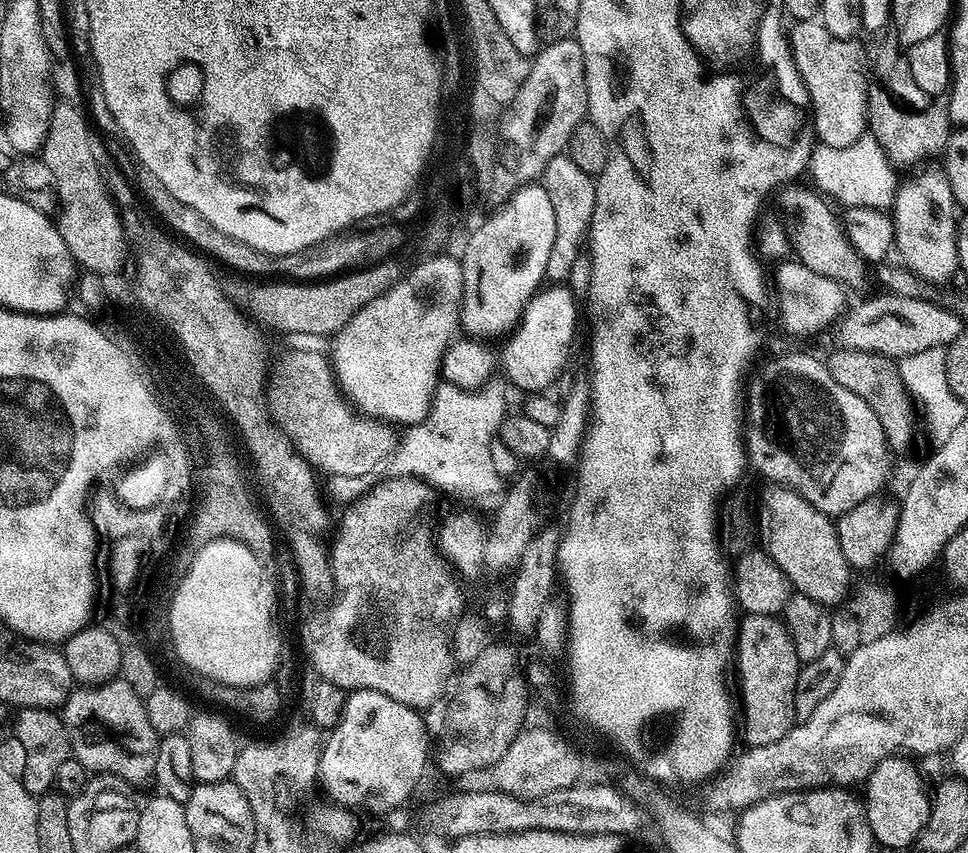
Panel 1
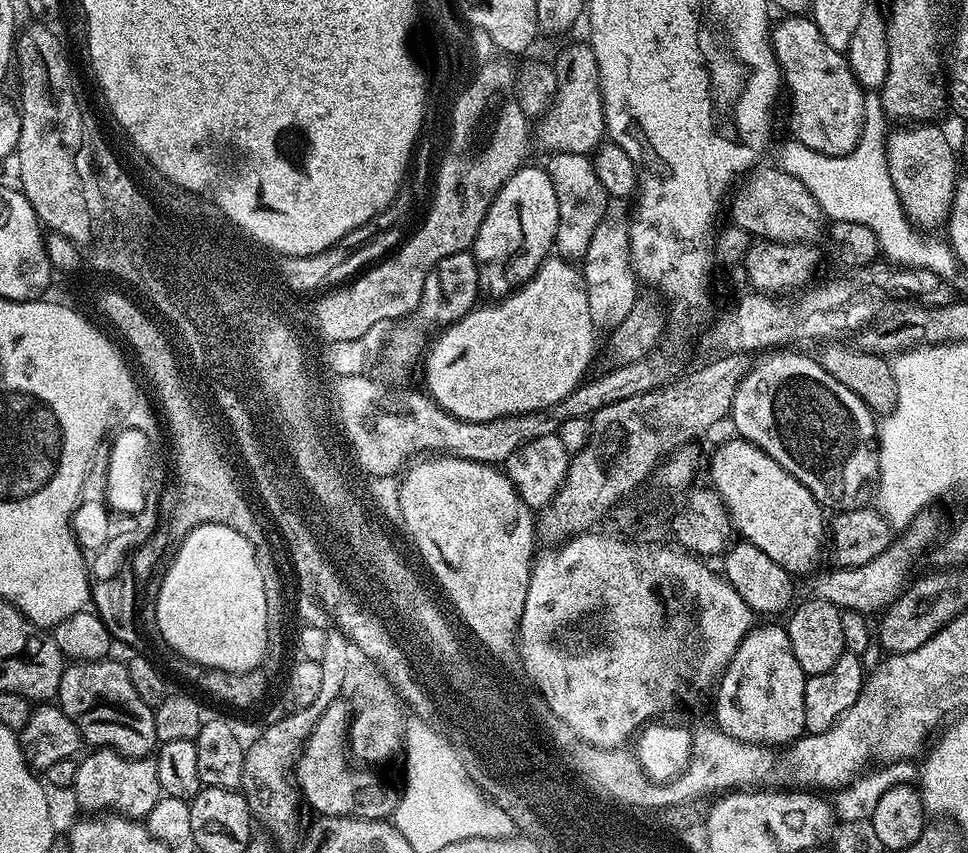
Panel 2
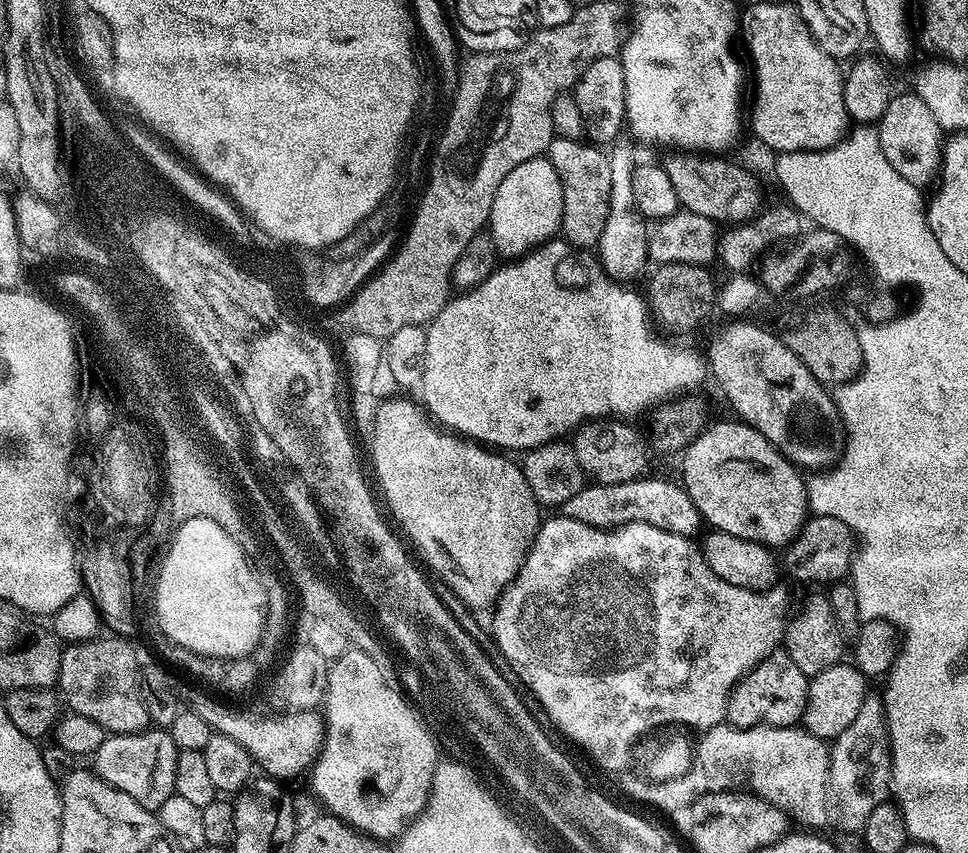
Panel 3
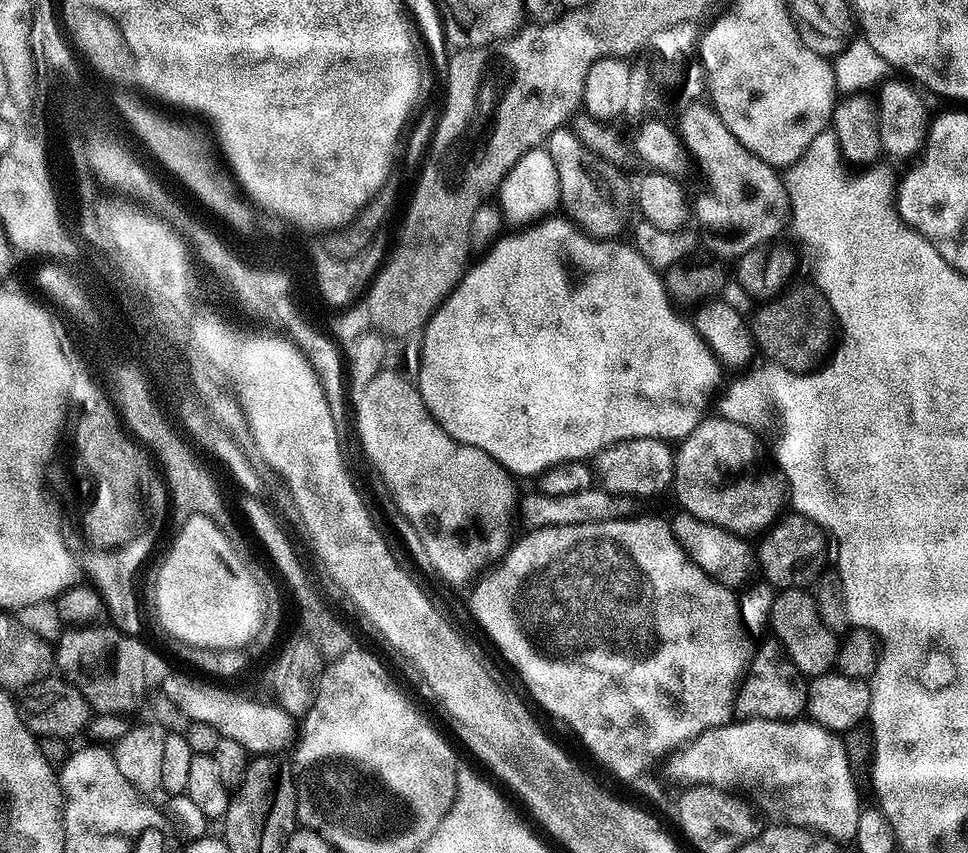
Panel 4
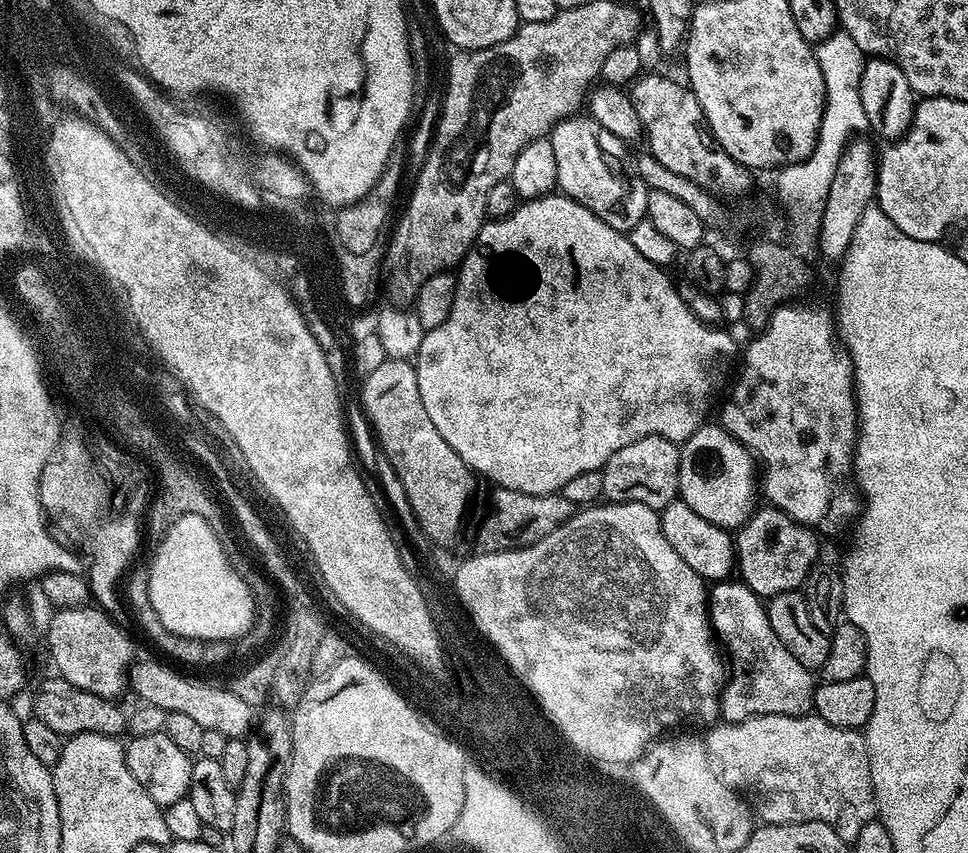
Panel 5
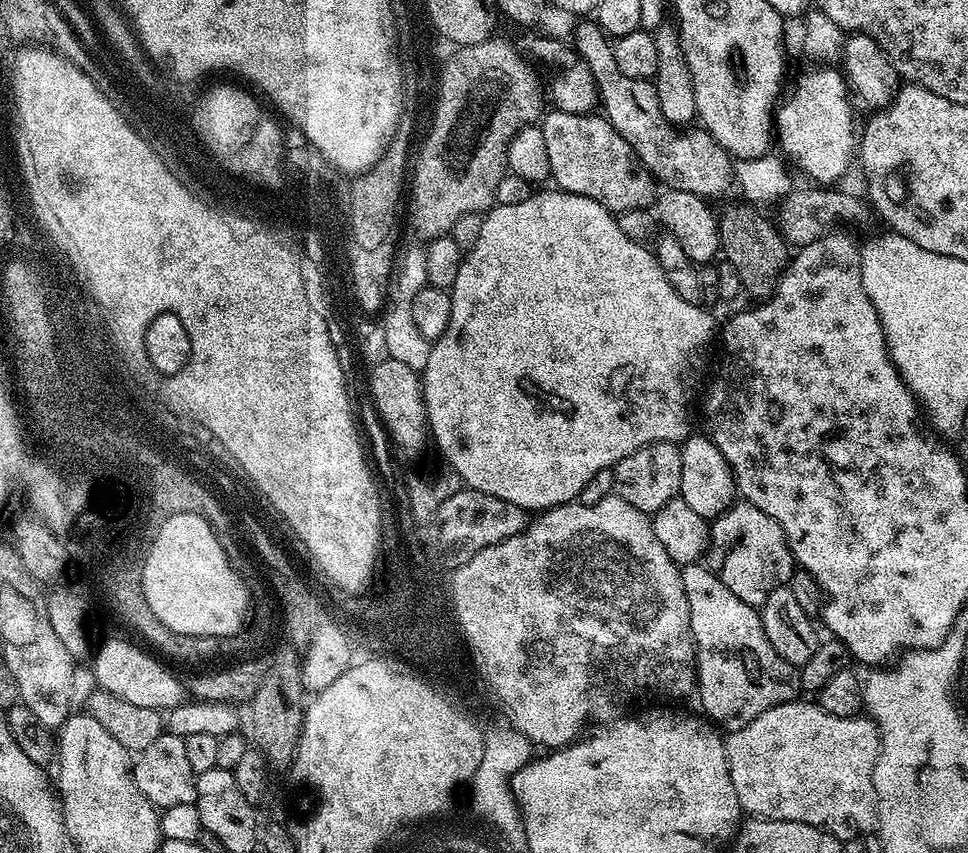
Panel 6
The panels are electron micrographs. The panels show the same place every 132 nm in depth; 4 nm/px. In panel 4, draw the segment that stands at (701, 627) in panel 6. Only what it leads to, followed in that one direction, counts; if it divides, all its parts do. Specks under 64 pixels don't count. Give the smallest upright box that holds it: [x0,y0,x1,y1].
[735,638,809,720]

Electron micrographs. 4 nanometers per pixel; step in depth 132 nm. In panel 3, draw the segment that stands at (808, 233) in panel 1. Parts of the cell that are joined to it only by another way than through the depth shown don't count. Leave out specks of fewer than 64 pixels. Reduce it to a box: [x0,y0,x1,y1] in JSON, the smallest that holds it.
[662,154,764,226]

